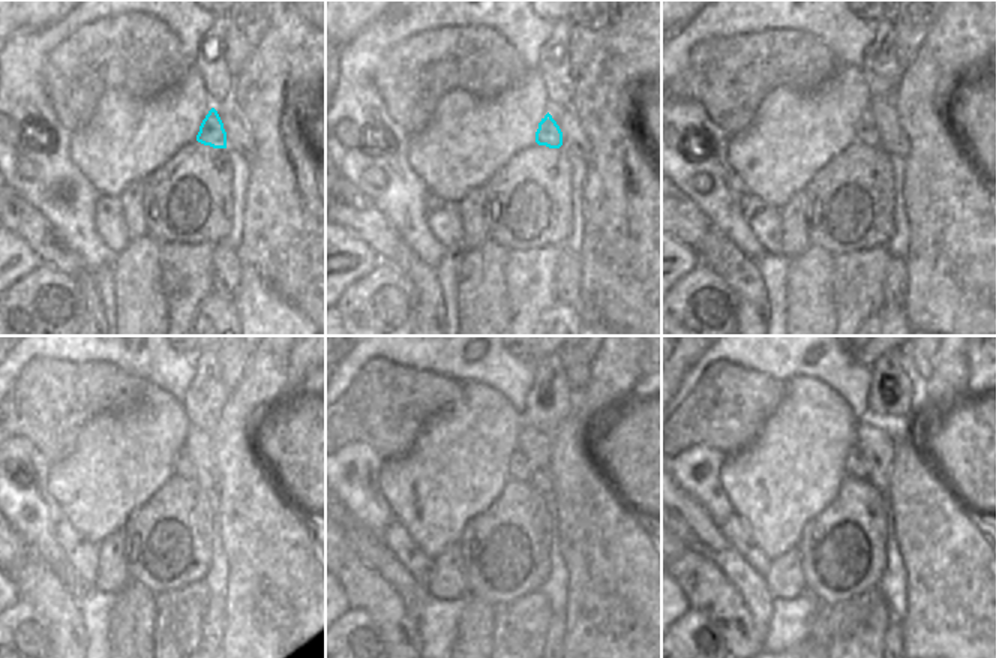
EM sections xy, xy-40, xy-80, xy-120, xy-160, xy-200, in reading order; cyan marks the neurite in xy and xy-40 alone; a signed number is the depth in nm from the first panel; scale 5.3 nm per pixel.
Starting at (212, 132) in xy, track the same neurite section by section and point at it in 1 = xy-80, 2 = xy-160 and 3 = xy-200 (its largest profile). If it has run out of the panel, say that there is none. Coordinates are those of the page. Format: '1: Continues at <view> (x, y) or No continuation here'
1: Continues at xy-80 (866, 134)
2: Continues at xy-160 (518, 466)
3: Continues at xy-200 (855, 466)

